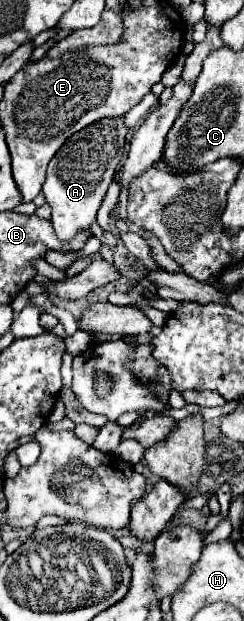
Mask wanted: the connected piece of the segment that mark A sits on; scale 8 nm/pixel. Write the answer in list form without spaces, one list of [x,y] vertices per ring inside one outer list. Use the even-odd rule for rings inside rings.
[[[100,119],[98,123],[92,123],[90,127],[84,127],[82,131],[74,133],[60,149],[58,153],[52,157],[50,165],[48,165],[48,177],[46,183],[42,187],[42,193],[46,197],[46,203],[52,207],[52,225],[56,229],[56,235],[60,241],[68,243],[72,241],[80,231],[90,231],[92,223],[96,221],[96,213],[106,197],[108,185],[114,179],[114,171],[124,155],[124,141],[126,141],[126,133],[128,129],[124,127],[124,119]]]

